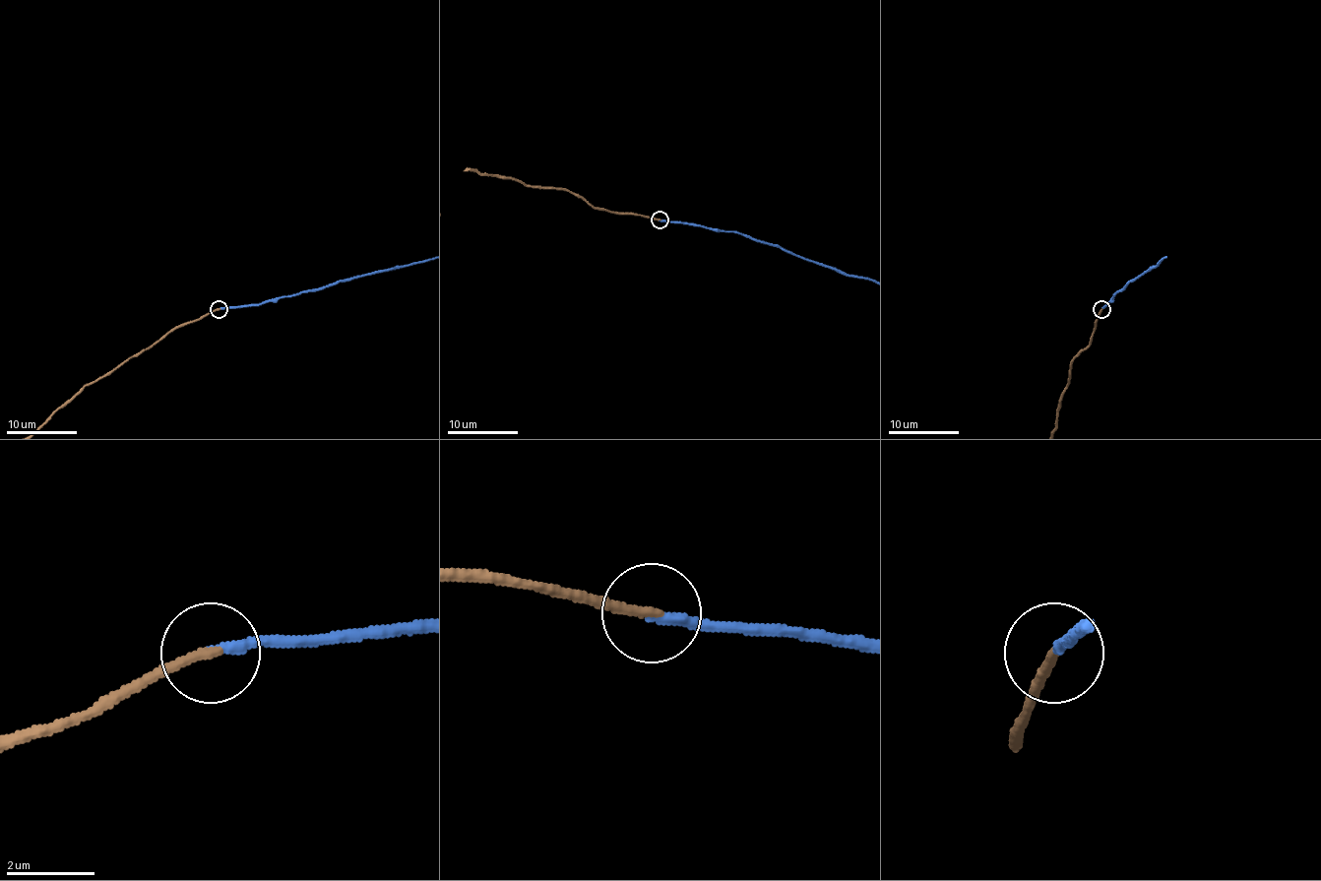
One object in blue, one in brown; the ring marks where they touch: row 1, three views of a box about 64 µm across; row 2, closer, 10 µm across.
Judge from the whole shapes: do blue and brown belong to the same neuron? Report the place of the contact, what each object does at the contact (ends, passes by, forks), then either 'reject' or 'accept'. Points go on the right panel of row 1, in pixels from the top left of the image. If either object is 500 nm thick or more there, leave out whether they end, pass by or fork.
(1101, 309) | blue ends | brown ends | accept

